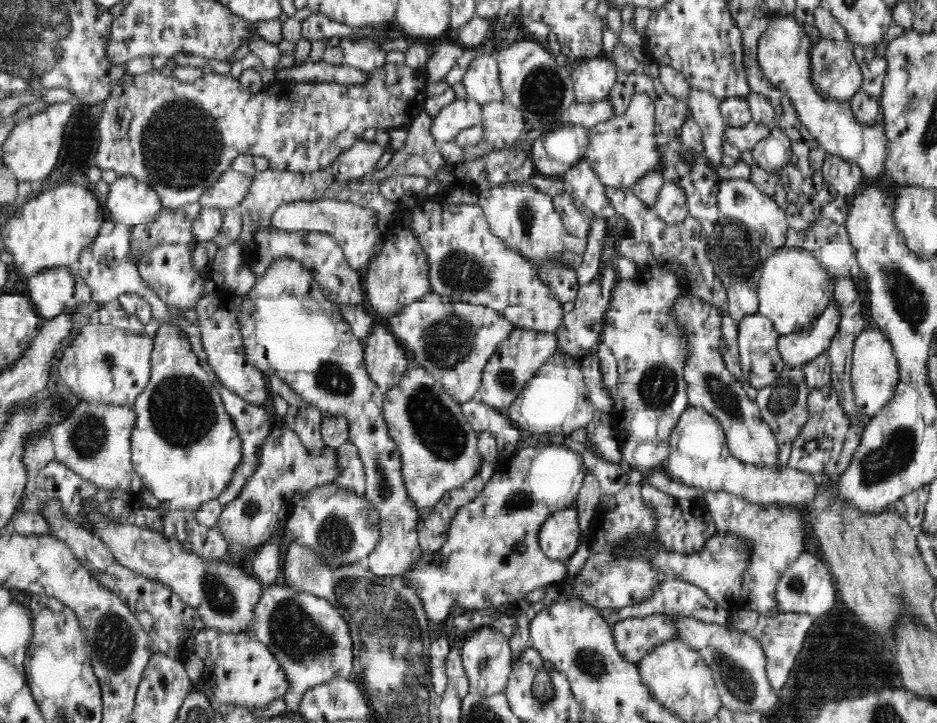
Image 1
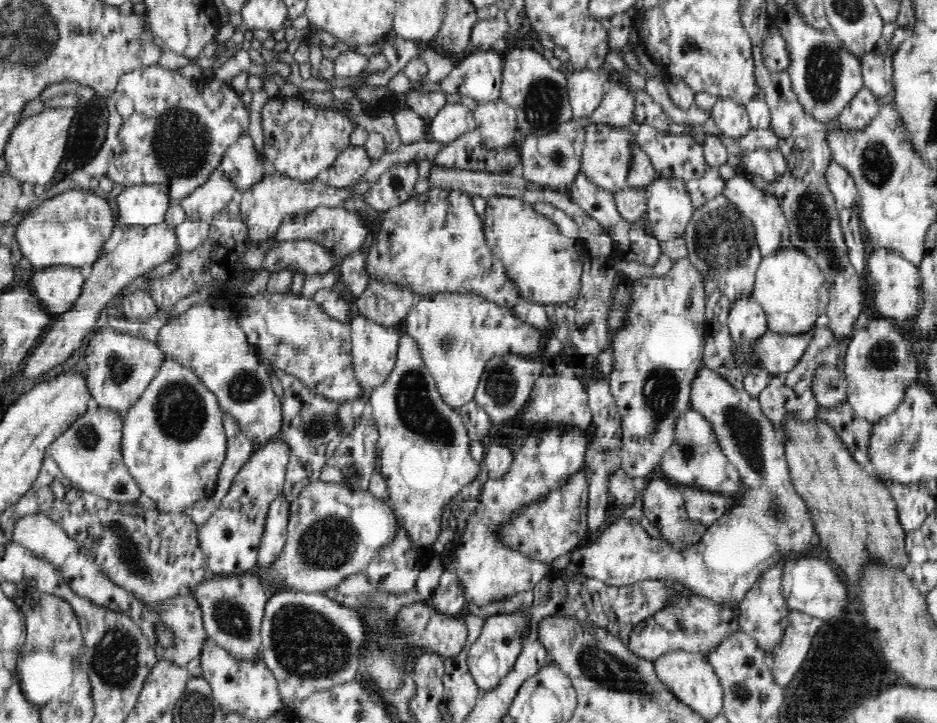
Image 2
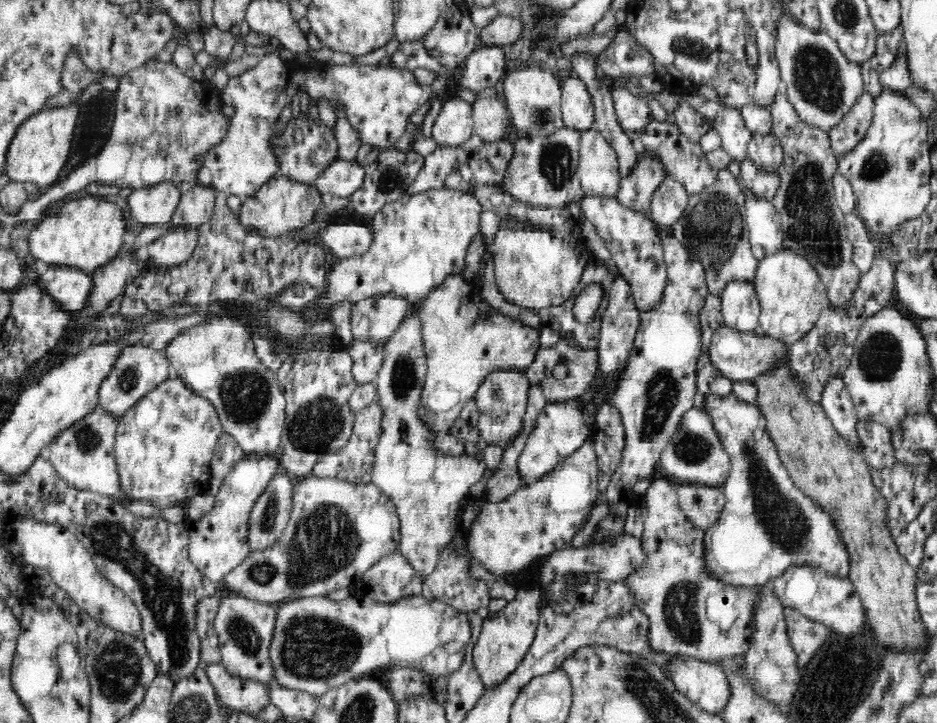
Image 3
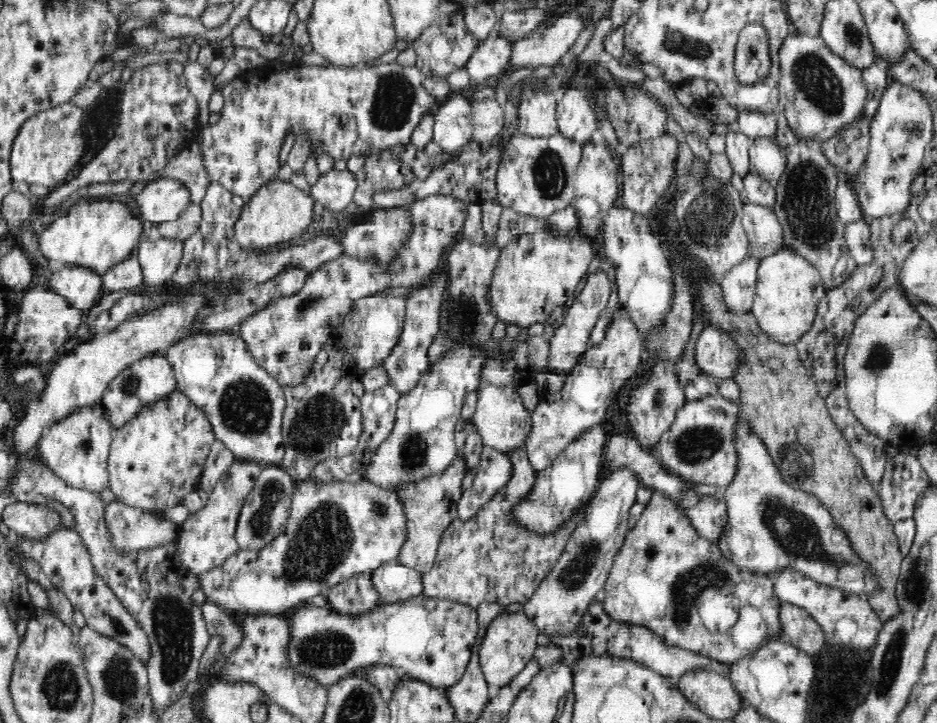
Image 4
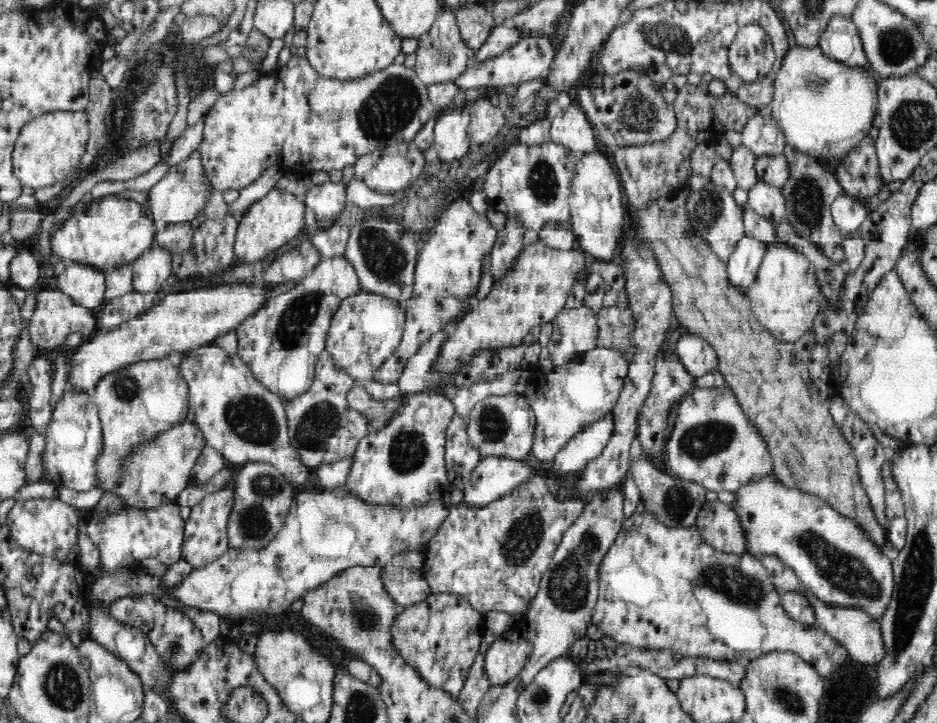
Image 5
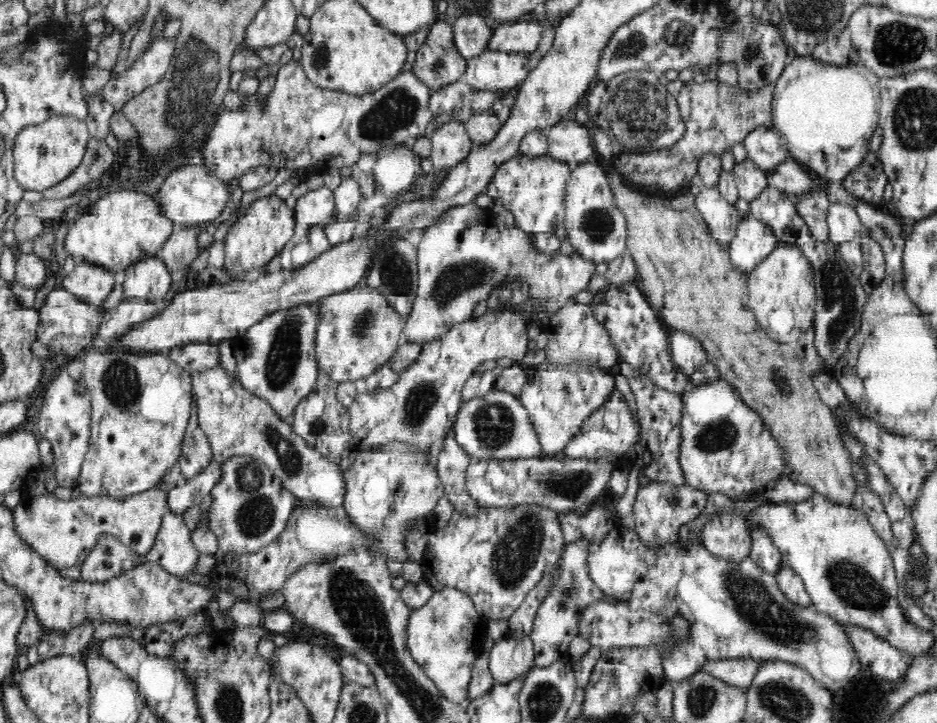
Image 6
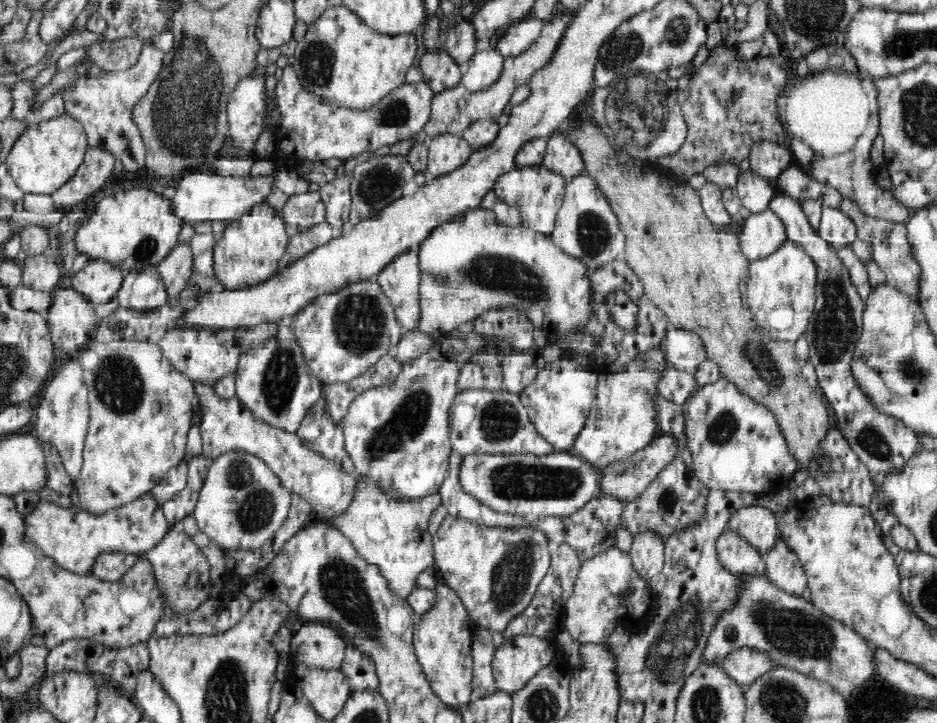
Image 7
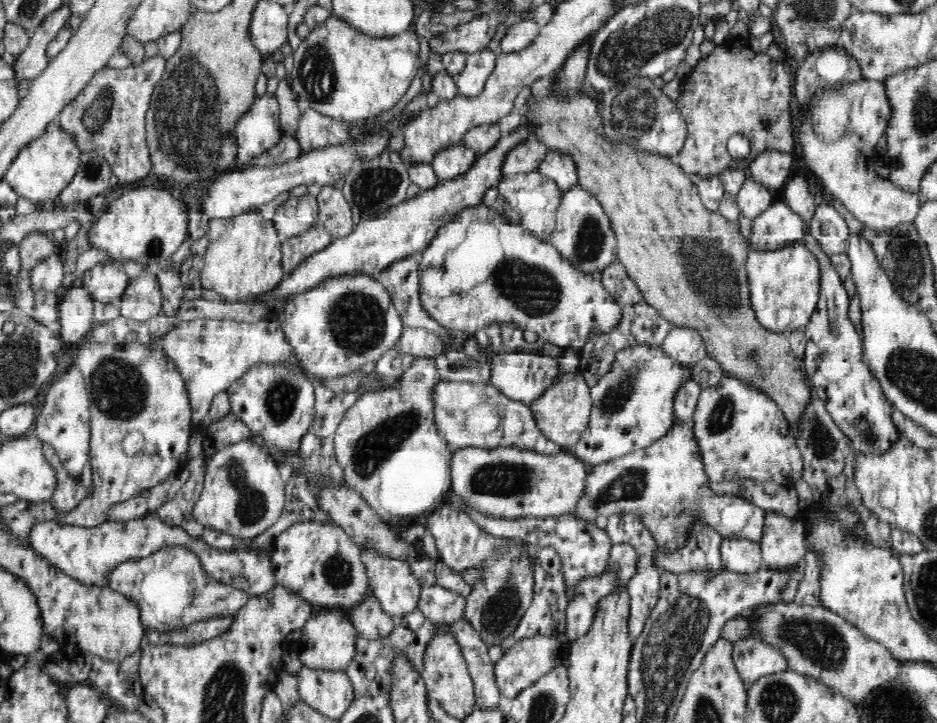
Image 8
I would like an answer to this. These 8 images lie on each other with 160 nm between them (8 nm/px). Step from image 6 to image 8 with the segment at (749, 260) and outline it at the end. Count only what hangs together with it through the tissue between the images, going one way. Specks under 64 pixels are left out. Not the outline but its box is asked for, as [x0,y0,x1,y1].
[747,199,805,252]

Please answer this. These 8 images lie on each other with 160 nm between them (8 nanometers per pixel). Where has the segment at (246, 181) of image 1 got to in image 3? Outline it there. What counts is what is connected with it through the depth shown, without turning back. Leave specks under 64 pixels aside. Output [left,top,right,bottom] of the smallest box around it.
[170,182,218,228]

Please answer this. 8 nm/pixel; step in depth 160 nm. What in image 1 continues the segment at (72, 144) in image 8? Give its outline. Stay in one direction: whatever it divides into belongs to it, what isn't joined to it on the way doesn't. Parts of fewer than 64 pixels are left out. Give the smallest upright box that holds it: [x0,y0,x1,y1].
[2,102,74,183]

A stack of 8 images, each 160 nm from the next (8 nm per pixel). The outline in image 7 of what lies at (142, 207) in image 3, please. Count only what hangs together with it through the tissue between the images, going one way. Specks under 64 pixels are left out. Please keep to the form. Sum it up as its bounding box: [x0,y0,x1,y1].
[170,172,274,224]

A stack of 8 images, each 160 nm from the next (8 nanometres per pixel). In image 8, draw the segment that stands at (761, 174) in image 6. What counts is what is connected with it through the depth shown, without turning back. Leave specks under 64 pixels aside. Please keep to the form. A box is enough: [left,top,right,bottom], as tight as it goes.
[736,177,778,220]

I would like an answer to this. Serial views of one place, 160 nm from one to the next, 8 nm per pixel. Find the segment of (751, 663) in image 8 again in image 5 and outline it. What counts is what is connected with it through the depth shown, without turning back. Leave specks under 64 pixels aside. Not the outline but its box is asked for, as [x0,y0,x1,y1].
[568,623,746,688]

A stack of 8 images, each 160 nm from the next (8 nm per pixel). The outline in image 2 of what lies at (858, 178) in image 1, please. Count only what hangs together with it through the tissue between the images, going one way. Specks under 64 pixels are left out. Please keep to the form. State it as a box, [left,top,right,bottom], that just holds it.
[825,161,859,208]

